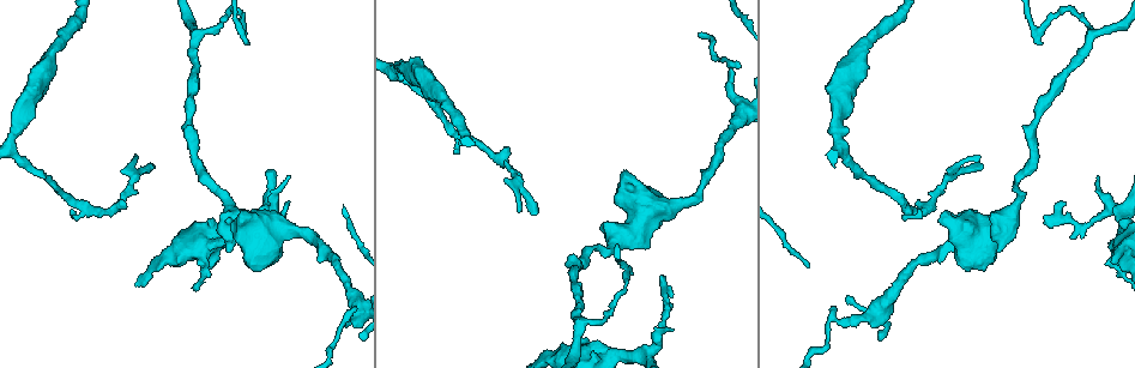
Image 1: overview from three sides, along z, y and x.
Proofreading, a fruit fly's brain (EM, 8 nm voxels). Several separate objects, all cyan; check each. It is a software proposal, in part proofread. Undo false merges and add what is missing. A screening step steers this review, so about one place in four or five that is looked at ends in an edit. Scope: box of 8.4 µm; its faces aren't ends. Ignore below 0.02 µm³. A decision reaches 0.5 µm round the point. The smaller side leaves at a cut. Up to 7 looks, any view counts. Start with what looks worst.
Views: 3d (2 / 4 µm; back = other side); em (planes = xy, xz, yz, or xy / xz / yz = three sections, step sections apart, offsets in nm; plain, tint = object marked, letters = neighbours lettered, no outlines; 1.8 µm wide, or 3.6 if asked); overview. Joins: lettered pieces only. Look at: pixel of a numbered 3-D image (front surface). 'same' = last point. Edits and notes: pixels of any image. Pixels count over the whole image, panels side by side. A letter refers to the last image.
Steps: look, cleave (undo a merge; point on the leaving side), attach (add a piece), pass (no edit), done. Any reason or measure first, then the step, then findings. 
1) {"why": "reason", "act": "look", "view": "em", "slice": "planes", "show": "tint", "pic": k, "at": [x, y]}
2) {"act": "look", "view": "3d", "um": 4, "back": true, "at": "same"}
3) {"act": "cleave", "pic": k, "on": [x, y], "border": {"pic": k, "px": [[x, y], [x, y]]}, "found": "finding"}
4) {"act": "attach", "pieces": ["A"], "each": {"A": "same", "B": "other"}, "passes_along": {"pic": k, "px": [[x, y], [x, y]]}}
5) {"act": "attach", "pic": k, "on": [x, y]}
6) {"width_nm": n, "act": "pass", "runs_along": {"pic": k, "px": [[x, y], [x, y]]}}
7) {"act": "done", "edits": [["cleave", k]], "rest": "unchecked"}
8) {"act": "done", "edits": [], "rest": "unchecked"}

{"why": "calibre changes", "act": "look", "view": "3d", "um": 4, "pic": 1, "at": [586, 350]}

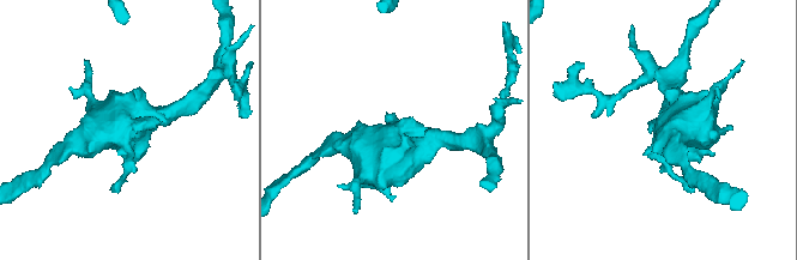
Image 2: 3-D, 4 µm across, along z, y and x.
{"why": "now the EM", "act": "look", "view": "em", "um": 3.6, "slice": "planes", "show": "letters", "pic": 2, "at": [393, 133]}

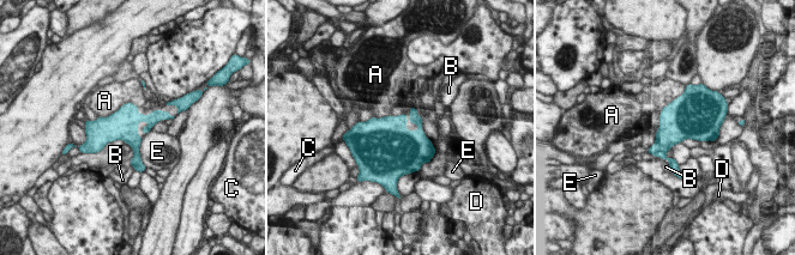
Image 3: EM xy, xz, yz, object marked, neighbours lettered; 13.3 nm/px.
{"act": "pass", "each": {"A": "other", "B": "other", "C": "other", "D": "other", "E": "other"}, "border": {"pic": 3, "px": [[137, 105], [124, 103], [91, 122]]}, "found": "all the same cell"}

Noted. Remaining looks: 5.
{"why": "free end", "act": "look", "view": "3d", "um": 2, "pic": 1, "at": [517, 209]}

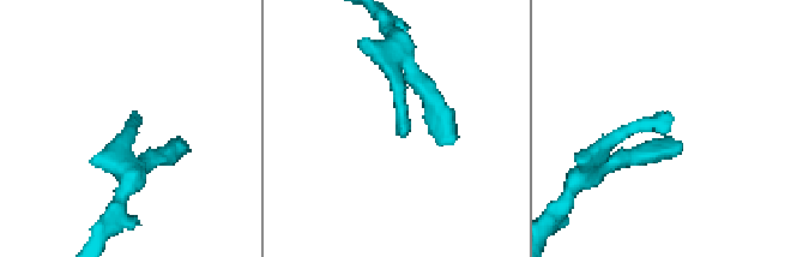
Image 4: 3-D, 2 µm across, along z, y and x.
{"why": "need the tissue", "act": "look", "view": "em", "slice": "planes", "show": "tint", "pic": 4, "at": [127, 127]}

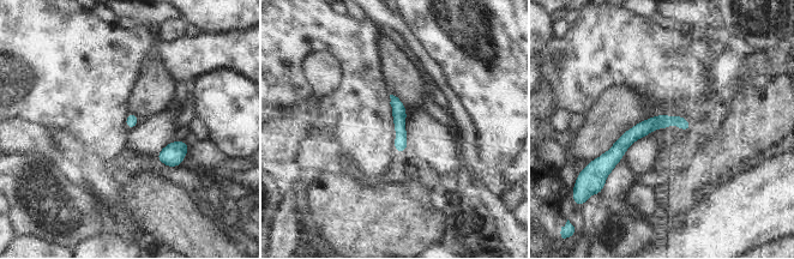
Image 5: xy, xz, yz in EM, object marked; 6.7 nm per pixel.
{"act": "look", "view": "em", "slice": "planes", "show": "letters", "at": "same"}

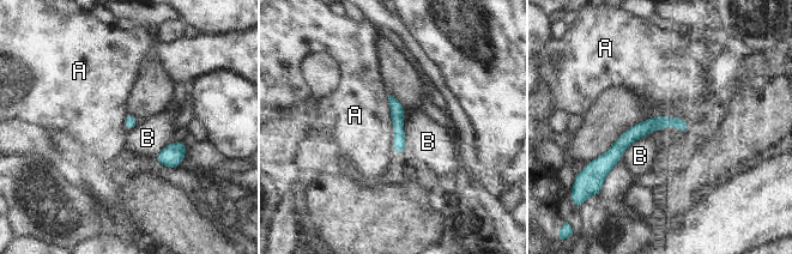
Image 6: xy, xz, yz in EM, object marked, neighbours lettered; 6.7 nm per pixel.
{"act": "pass", "each": {"A": "other", "B": "other"}, "runs_along": {"pic": 6, "px": [[687, 125], [654, 122], [600, 163]]}, "found": "none of them fits"}

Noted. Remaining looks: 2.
{"why": "tapers out", "act": "look", "view": "em", "slice": "xz", "step": 16, "show": "letters", "pic": 1, "at": [453, 153]}

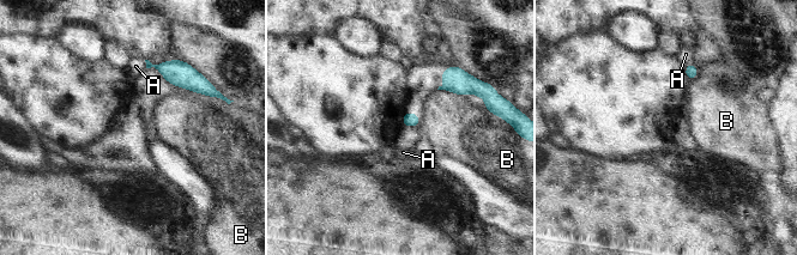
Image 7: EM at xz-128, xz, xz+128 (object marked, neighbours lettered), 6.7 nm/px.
{"longest_contact_nm": ["B", 180], "act": "pass", "each": {"A": "other", "B": "other"}, "found": "no lettered piece goes on from it"}

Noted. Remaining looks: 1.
{"act": "done", "edits": [], "rest": "unchecked"}

